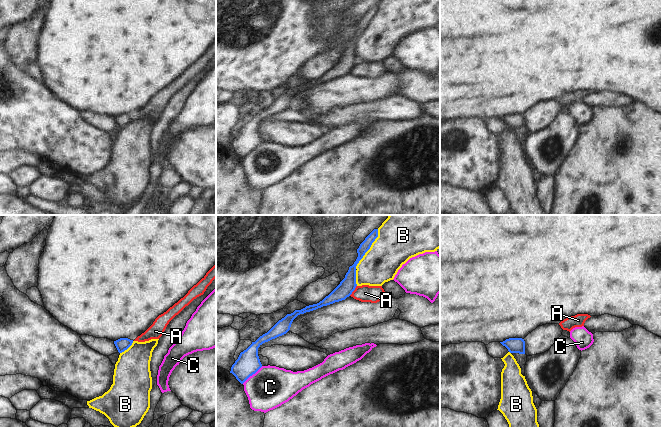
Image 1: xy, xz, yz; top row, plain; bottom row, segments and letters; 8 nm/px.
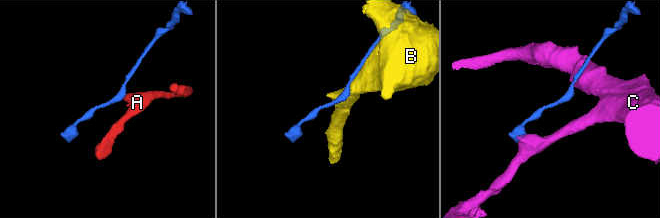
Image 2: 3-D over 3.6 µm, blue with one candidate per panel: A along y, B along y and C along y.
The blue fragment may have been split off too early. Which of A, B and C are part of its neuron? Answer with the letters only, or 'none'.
none

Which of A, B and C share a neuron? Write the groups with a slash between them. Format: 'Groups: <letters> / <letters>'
Groups: A / B / C

